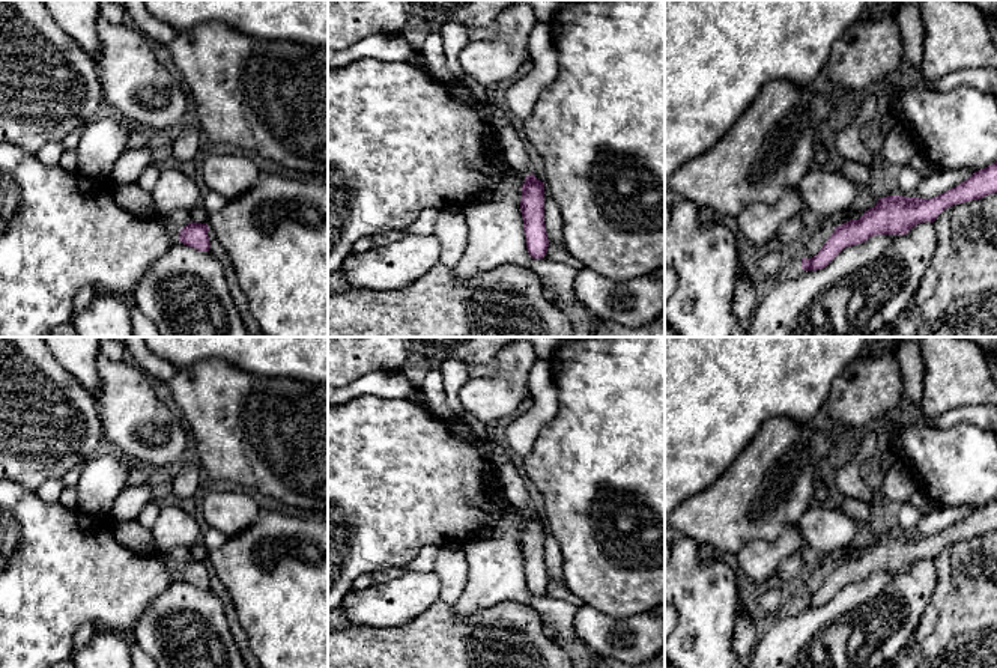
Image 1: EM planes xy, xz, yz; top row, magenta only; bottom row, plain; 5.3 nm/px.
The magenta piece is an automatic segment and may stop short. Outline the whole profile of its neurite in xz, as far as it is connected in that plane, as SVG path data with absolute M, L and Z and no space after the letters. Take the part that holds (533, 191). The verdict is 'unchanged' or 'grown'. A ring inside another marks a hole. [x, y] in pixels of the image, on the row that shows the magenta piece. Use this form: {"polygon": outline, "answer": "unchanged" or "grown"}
{"polygon": "M532 173L525 178L522 188L520 211L526 248L532 259L543 259L547 253L549 239L544 224L544 182Z", "answer": "unchanged"}

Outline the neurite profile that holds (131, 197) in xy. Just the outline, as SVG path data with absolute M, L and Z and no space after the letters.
M111 182L111 191L114 202L126 212L137 217L158 217L150 193L137 184L117 185Z

